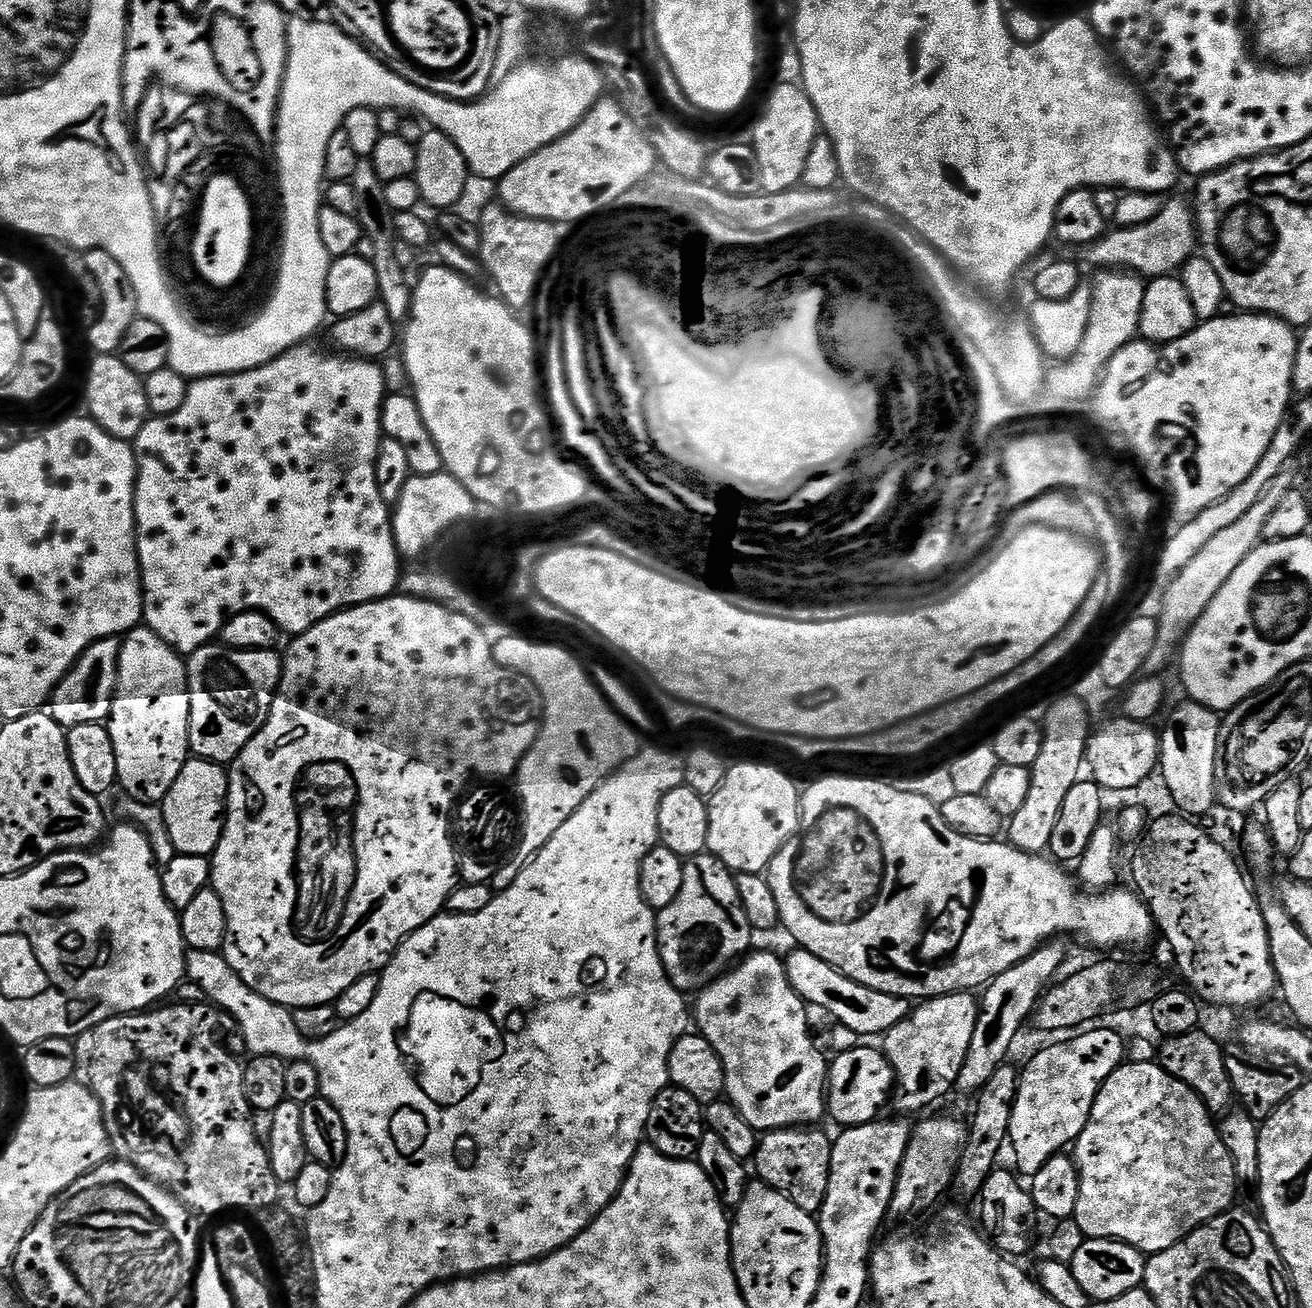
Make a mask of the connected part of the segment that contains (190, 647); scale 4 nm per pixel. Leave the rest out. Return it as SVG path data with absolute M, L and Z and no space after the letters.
M308 342L299 344L254 370L191 381L186 402L182 402L174 414L145 420L136 436L136 553L144 587L143 623L176 652L191 654L213 643L226 621L239 612L266 614L281 633L289 632L289 637L295 638L335 612L371 600L384 600L397 591L402 557L392 537L390 508L382 502L376 477L378 446L382 439L380 407L386 395L384 372L379 363L371 360L347 354L331 356L312 346Z

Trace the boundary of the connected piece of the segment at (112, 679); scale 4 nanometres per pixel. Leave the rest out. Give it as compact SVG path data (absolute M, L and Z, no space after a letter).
M99 640L76 659L76 664L52 691L50 715L54 722L67 730L83 724L99 724L107 721L112 709L112 697L116 695L116 671L120 657L120 640Z

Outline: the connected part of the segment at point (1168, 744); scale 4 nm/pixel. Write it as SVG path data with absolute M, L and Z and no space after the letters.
M1183 703L1169 714L1168 721L1164 724L1164 732L1162 728L1159 733L1158 771L1164 776L1177 809L1189 817L1200 818L1196 816L1206 815L1212 807L1215 809L1218 804L1214 770L1220 741L1221 717L1209 708L1202 707L1201 704Z

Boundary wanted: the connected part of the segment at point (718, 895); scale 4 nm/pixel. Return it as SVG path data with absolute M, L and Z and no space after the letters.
M711 854L685 859L682 890L678 890L678 898L670 906L659 909L656 917L656 941L668 981L685 994L699 993L753 947L752 936L754 930L746 918L742 898L738 898L732 869Z

